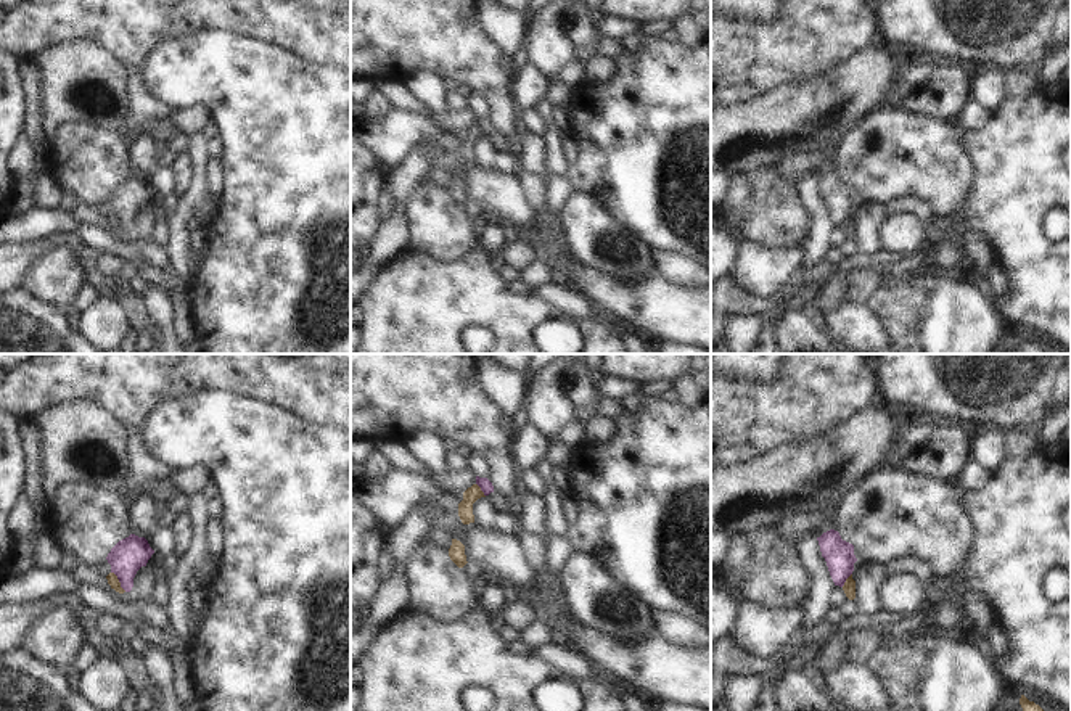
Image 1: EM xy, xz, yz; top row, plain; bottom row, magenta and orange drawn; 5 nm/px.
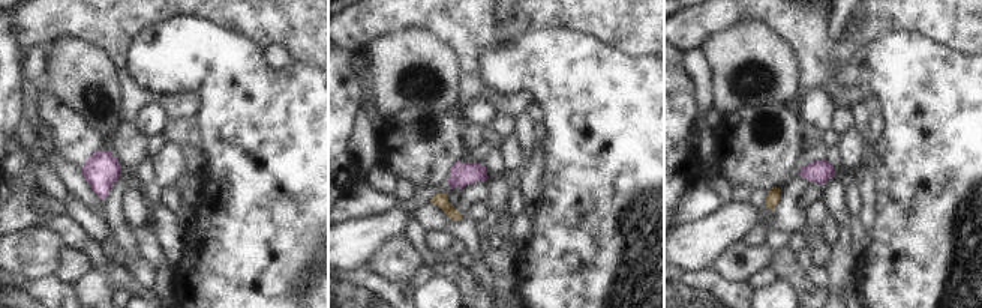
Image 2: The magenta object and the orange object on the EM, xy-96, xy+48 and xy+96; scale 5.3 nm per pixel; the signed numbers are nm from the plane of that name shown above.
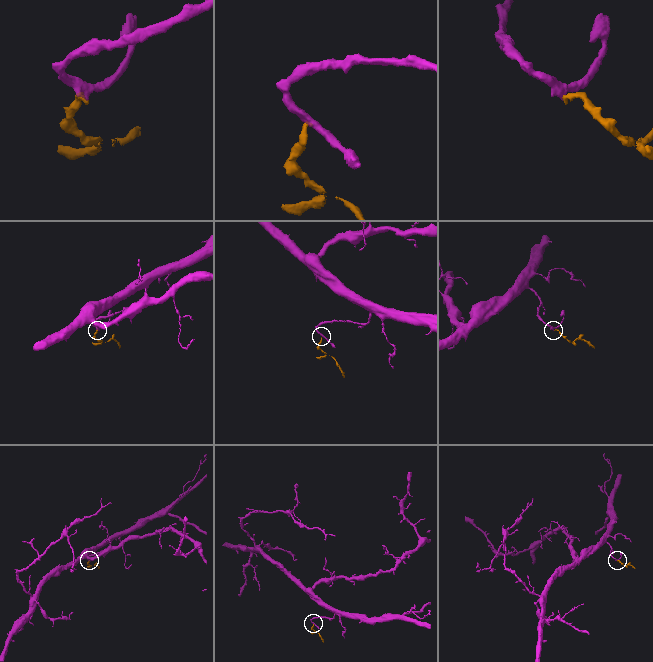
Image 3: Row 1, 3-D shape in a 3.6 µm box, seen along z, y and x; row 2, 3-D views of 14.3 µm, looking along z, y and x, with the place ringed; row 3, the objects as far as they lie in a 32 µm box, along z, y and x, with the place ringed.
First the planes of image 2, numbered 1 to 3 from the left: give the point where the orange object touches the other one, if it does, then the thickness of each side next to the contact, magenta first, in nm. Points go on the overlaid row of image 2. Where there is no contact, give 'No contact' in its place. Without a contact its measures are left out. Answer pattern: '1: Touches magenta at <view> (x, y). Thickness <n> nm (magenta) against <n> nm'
1: No contact
2: No contact
3: No contact.

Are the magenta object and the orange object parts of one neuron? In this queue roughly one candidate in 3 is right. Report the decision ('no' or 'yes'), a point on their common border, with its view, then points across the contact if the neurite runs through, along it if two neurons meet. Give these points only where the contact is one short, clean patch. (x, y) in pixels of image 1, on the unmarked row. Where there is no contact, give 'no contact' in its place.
no; meets magenta in xy at (119, 221); border along xy (111, 211), (126, 230)

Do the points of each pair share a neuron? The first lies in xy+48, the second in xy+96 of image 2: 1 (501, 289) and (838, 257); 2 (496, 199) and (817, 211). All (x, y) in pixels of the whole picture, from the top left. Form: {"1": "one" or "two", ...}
{"1": "one", "2": "two"}

